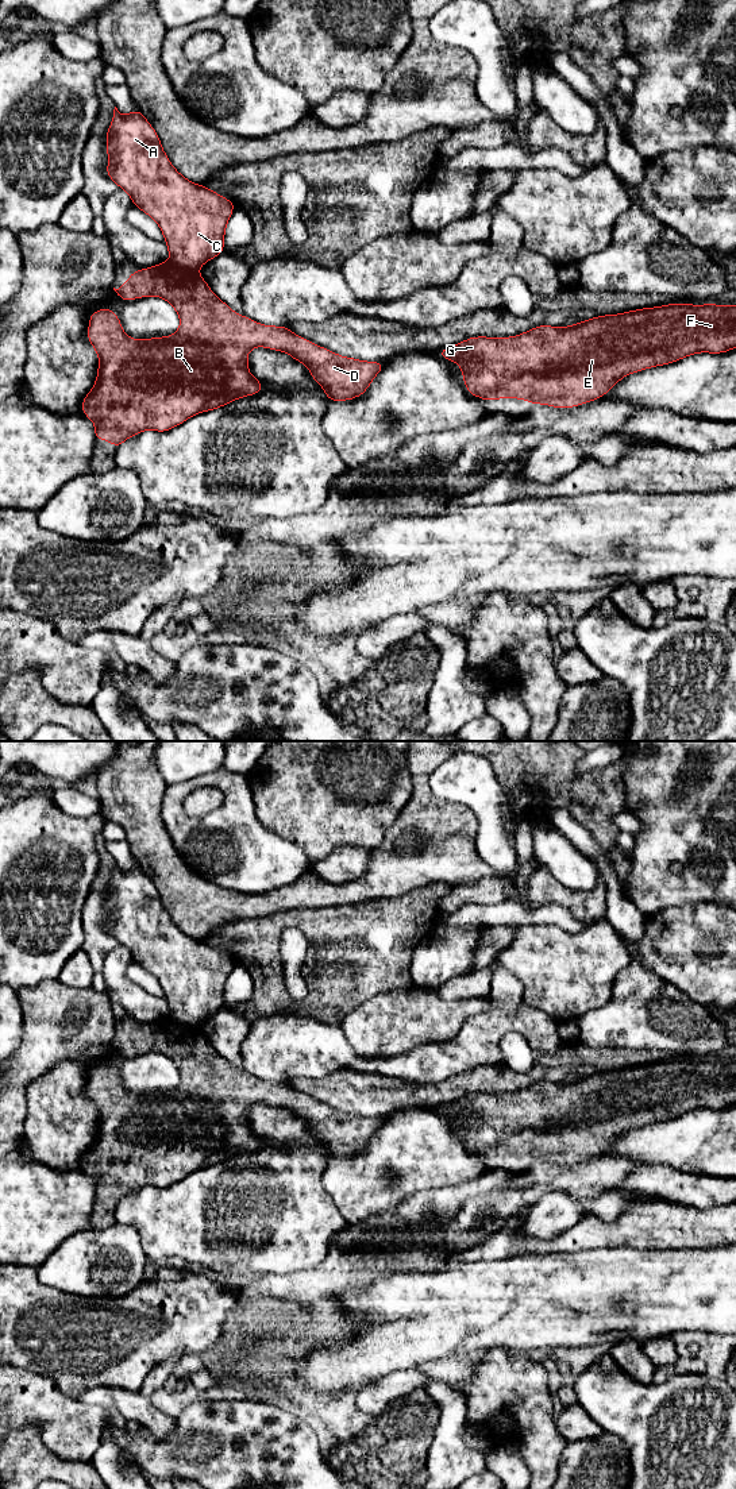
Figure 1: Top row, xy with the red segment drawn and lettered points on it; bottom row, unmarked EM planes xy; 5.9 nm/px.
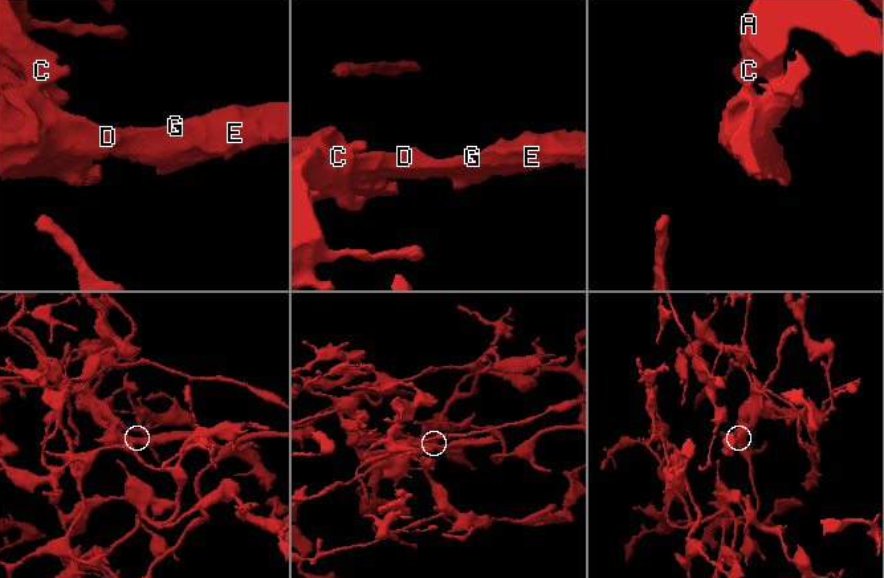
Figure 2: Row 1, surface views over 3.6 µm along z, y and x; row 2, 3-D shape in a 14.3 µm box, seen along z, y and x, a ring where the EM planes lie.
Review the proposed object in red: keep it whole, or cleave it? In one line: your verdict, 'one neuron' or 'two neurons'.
two neurons

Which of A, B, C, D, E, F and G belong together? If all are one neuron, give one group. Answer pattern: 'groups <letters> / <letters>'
groups A C / B D E F G

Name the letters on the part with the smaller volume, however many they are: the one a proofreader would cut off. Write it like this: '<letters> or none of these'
B, D, E, F, G

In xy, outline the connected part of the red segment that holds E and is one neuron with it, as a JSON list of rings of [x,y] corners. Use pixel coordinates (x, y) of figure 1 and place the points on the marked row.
[[[679,302],[597,316],[570,327],[537,325],[510,337],[469,337],[439,350],[438,355],[458,363],[467,393],[483,401],[513,397],[564,409],[600,400],[628,374],[698,352],[722,354],[732,348],[736,348],[736,304]]]

